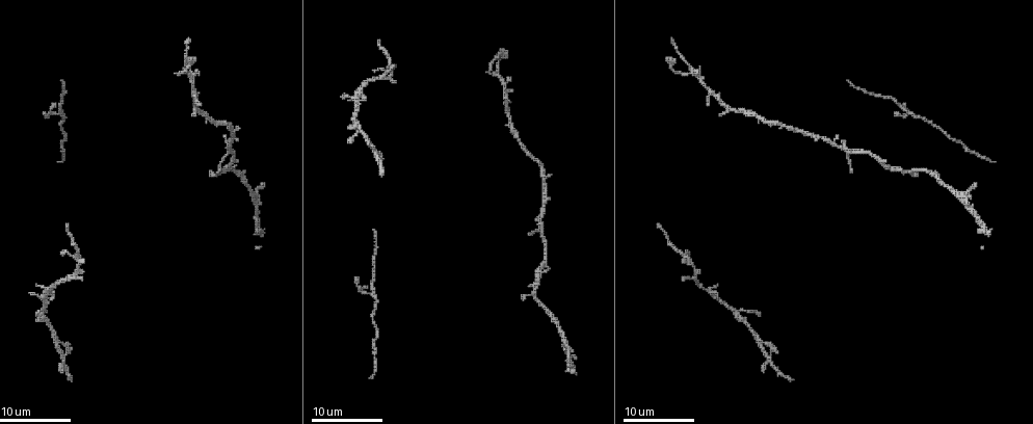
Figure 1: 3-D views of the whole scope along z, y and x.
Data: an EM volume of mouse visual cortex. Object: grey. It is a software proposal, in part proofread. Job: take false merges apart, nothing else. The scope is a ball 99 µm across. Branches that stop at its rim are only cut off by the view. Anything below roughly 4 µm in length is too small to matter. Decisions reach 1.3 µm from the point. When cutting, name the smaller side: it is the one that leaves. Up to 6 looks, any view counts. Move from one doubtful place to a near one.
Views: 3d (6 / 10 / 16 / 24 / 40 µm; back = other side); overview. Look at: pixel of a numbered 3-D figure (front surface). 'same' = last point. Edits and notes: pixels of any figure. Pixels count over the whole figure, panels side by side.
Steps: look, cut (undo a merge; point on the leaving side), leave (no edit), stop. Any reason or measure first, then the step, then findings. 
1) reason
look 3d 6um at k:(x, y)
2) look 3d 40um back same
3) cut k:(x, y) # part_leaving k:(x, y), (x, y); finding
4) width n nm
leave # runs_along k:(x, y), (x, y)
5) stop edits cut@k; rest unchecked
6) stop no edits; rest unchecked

branch point
look 3d 24um at 1:(690, 68)

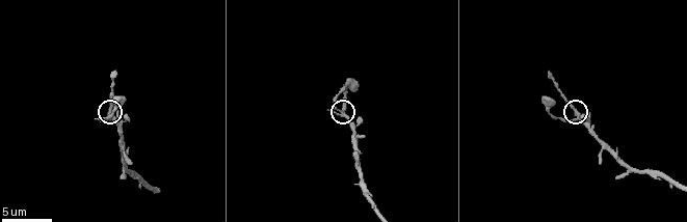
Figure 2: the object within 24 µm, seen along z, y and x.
look 3d 6um at 2:(575, 114)

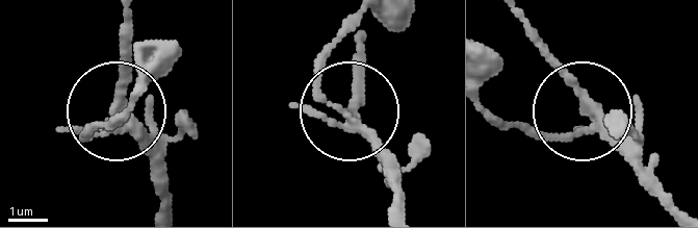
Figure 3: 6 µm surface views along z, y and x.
width 230 nm
leave # runs_along 3:(668, 201), (589, 122), (575, 82), (532, 35); one cell here

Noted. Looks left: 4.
look 3d 6um at 2:(628, 173)

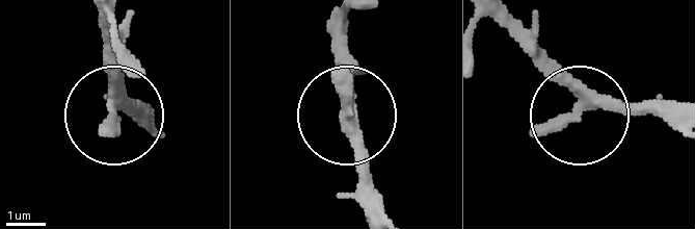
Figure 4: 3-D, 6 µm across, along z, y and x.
width 300 nm
leave # runs_along 4:(379, 207), (349, 115), (349, 42); continuous, no second cell

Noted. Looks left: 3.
three arms meet
look 3d 24um at 1:(910, 173)

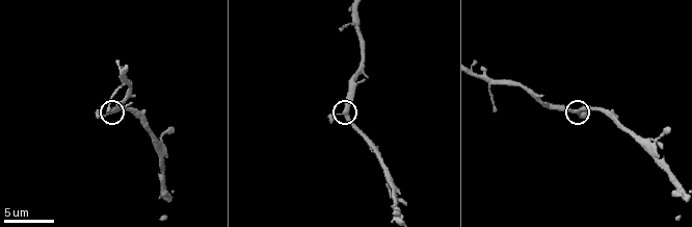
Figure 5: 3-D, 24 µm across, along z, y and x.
look 3d 6um at 5:(345, 113)

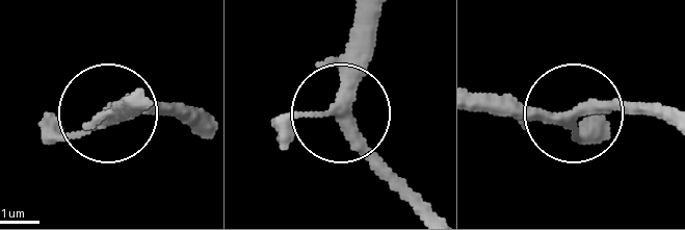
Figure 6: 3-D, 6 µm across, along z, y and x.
arms 3
leave # runs_along 6:(363, 17), (343, 106), (419, 193); all the same cell

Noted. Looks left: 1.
stop no edits; rest unchecked

